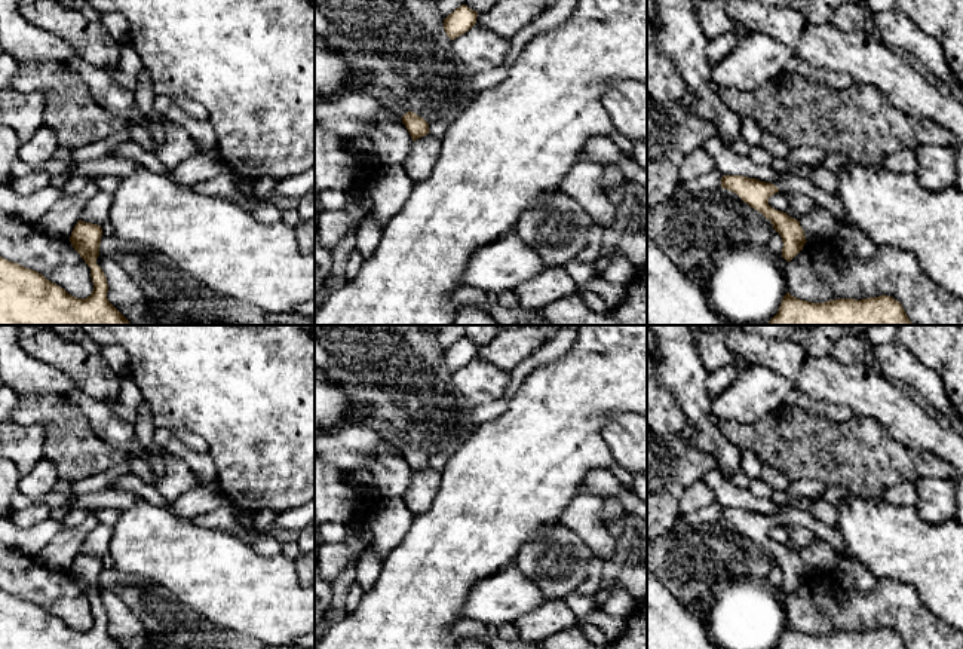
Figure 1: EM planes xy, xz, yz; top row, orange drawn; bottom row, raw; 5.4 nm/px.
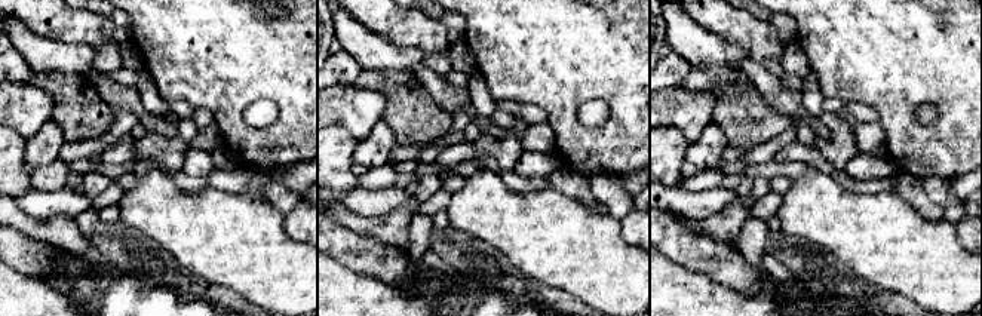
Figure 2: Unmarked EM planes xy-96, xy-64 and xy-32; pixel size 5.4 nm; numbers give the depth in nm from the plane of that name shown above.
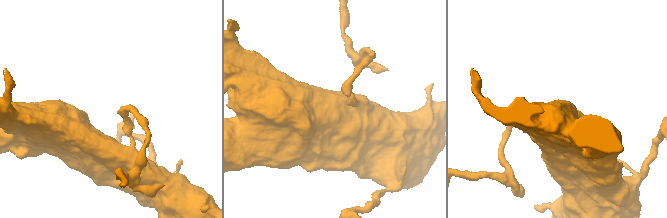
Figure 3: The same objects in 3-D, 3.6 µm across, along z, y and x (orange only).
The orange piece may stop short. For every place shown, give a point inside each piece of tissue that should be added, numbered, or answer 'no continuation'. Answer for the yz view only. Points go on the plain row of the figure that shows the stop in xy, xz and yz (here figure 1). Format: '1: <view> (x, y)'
no continuation

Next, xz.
no continuation

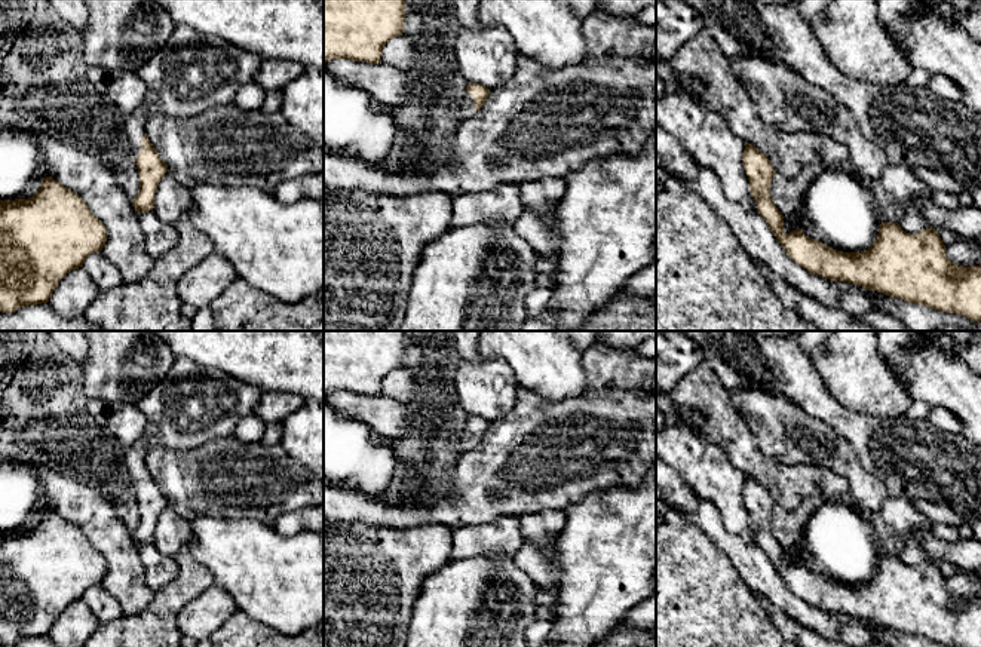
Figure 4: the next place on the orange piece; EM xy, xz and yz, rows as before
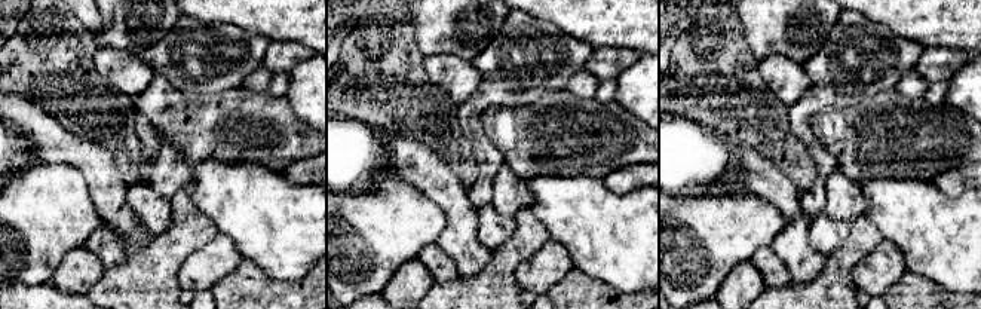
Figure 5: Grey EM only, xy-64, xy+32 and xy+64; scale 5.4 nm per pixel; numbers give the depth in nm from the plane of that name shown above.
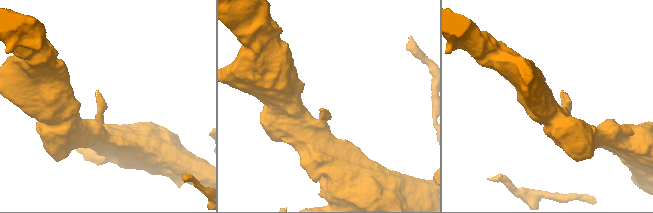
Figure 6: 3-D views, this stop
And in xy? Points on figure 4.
1: xy (193, 404)

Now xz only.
1: xz (466, 442)

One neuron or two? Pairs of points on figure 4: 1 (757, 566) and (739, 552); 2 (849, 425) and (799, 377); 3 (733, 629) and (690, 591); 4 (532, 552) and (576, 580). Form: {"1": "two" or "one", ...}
{"1": "one", "2": "one", "3": "one", "4": "two"}

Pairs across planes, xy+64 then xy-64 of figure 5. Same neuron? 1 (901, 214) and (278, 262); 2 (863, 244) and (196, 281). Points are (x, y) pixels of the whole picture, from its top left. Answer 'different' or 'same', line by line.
1: same
2: different

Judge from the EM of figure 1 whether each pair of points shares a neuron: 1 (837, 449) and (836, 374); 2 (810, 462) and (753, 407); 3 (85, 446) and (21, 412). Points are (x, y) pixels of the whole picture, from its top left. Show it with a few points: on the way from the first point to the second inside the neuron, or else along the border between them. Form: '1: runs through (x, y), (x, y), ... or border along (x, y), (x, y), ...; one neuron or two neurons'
1: border along (850, 416), (871, 418), (883, 429); two neurons
2: border along (782, 404), (750, 424), (729, 422); two neurons
3: runs through (68, 429), (51, 412), (37, 412); one neuron

